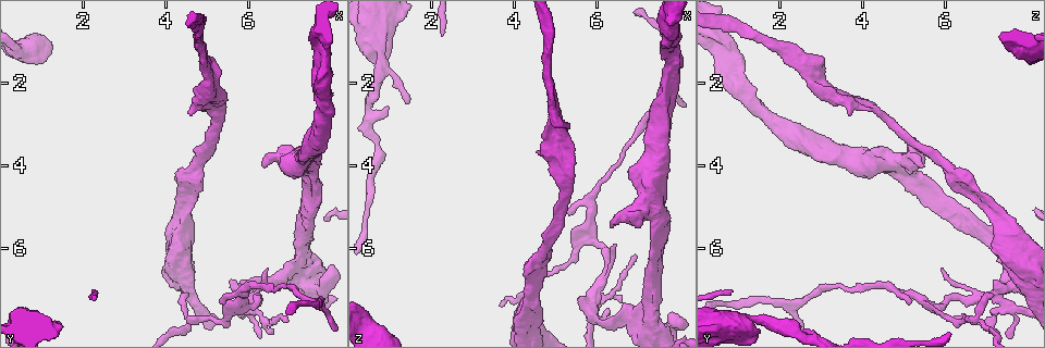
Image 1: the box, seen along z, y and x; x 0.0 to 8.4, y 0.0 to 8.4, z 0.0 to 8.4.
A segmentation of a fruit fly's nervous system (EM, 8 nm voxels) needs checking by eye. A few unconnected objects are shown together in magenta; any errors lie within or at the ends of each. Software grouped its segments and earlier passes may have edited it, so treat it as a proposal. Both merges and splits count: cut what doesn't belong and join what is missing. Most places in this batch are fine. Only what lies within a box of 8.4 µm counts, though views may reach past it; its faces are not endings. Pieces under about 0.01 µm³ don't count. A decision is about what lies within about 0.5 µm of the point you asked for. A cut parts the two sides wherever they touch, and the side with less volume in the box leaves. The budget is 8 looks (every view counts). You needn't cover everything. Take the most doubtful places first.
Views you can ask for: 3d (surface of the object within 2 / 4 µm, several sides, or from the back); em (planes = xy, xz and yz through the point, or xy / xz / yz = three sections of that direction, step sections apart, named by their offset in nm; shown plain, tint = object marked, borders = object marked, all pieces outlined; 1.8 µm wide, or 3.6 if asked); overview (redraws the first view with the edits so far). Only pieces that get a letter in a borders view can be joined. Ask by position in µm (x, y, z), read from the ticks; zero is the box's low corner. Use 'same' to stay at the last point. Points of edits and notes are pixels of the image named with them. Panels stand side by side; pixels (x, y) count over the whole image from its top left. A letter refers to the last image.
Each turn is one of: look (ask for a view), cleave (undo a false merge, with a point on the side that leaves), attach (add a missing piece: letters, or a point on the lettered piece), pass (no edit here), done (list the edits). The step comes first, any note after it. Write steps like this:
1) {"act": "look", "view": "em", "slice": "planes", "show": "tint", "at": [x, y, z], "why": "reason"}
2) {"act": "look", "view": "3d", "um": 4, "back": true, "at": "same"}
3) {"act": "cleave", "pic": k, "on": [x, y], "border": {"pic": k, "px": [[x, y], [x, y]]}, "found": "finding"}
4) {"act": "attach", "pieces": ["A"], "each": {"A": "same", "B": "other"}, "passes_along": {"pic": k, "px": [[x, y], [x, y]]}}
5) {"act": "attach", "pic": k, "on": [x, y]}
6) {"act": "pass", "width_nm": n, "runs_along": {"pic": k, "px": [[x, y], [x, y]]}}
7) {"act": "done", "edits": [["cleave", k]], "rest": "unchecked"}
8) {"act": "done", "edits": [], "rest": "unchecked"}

{"act": "look", "view": "em", "slice": "planes", "show": "borders", "at": [5.85, 7.10, 7.25], "why": "sudden change in width"}

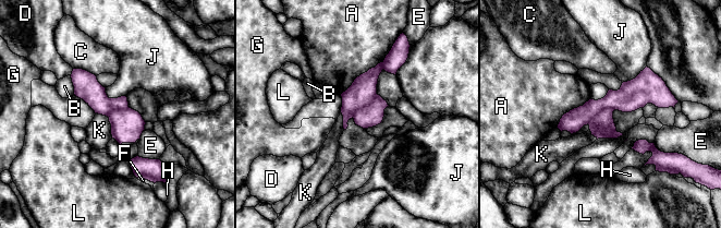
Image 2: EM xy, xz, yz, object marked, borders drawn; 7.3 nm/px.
{"act": "cleave", "pic": 2, "on": [371, 115], "longest_contact_nm": ["A", 550], "each": {"A": "other", "B": "other", "C": "other", "D": "other", "E": "other", "F": "other", "G": "other", "H": "other", "J": "other", "K": "other", "L": "other"}, "border": {"pic": 2, "px": [[376, 93], [352, 117]]}, "found": "a second neuron is stuck on"}

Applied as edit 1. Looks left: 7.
{"act": "look", "view": "overview", "why": "see it whole again"}

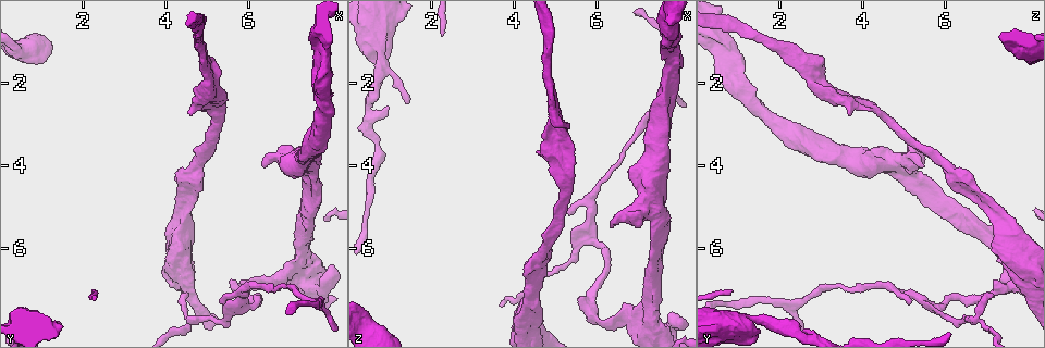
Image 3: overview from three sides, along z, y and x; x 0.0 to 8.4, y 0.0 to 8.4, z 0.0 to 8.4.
{"act": "look", "view": "em", "slice": "xz", "step": 16, "show": "borders", "at": [6.30, 4.05, 5.45], "why": "an open end"}

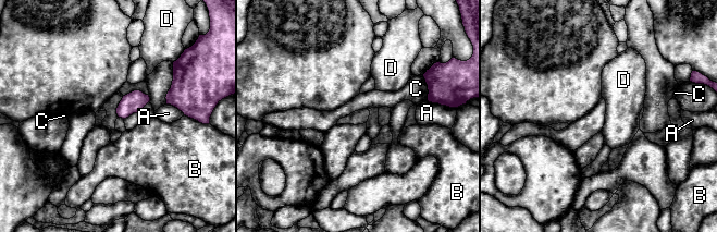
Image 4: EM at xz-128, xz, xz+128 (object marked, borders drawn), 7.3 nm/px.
{"act": "look", "view": "em", "slice": "planes", "show": "borders", "at": "same"}

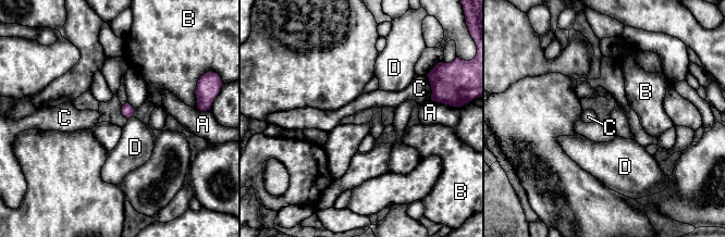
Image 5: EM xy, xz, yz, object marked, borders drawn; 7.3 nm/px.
{"act": "pass", "each": {"A": "other", "B": "other", "C": "other", "D": "other"}, "border": {"pic": 5, "px": [[132, 115], [127, 119]]}, "found": "no lettered piece goes on from it"}

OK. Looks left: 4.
{"act": "look", "view": "em", "slice": "planes", "show": "borders", "at": [0.80, 7.85, 1.75], "why": "calibre changes"}

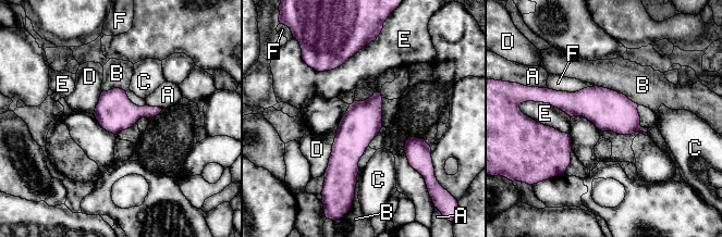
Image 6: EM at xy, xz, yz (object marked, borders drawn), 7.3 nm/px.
{"act": "pass", "each": {"A": "other", "B": "other", "C": "other", "D": "other", "E": "other", "F": "other"}, "border": {"pic": 6, "px": [[595, 85], [575, 91], [548, 88]]}, "found": "one neuron here"}

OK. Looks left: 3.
{"act": "done", "edits": [["cleave", 2]], "rest": "unchecked"}

